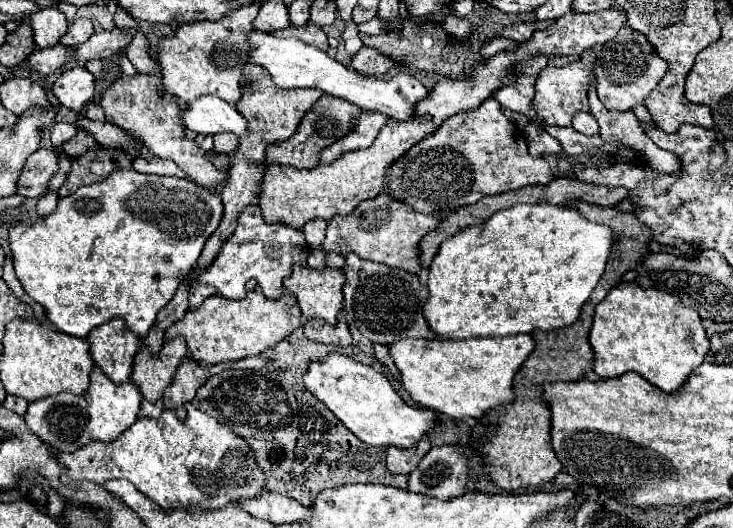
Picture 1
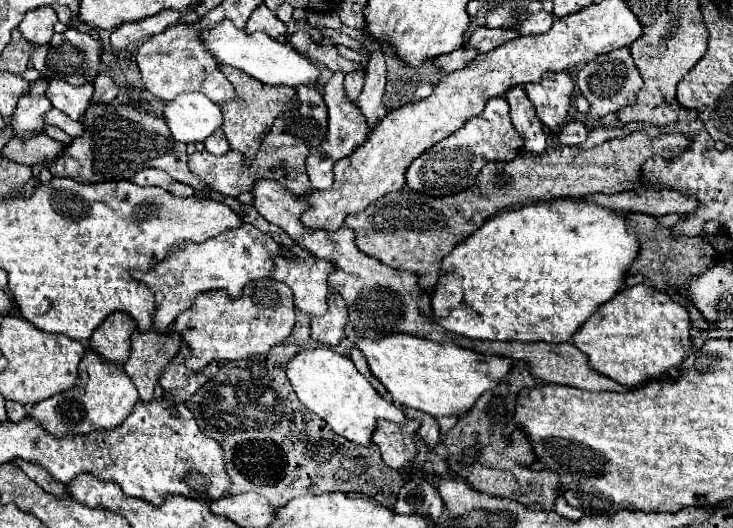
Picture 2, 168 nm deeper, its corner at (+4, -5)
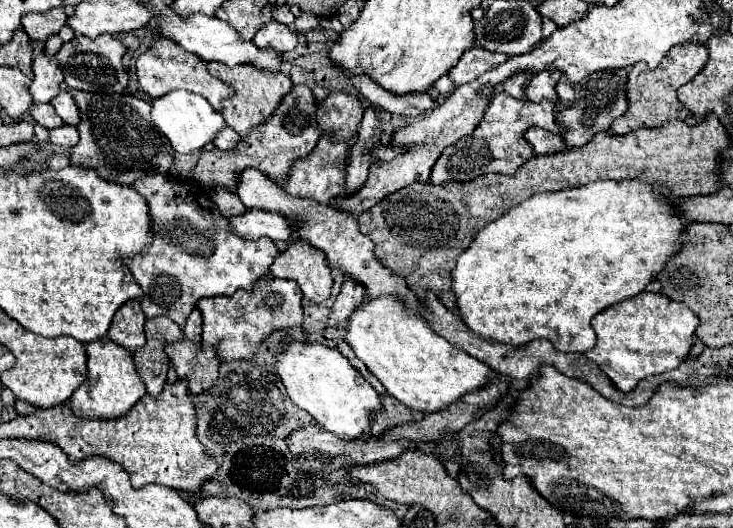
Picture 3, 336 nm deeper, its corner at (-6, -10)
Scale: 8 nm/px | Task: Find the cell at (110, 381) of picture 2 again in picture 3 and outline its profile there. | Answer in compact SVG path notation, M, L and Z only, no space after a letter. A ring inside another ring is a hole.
M109 338L89 342L85 344L85 350L89 358L89 374L87 380L73 392L67 406L75 416L83 420L115 420L125 416L137 404L137 400L145 396L145 386L133 368L131 352L117 346Z

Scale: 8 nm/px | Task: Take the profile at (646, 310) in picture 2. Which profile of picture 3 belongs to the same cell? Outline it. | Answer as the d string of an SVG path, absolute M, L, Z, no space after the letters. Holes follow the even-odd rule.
M641 292L617 306L611 306L609 310L599 312L591 326L597 334L597 344L587 350L585 356L599 364L621 392L629 392L635 390L639 380L673 370L687 358L699 318L681 302L673 302L663 294Z

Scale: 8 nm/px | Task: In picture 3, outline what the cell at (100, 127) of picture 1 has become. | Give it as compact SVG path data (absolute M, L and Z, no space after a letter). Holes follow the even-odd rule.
M39 104L39 106L33 106L31 108L31 116L47 130L53 130L53 128L61 128L65 126L63 118L59 118L59 114L55 112L55 108L51 104Z

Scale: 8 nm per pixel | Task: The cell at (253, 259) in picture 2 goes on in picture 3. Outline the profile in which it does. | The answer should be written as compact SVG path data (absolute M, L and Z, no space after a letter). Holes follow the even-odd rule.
M147 174L133 186L151 204L151 228L155 242L127 262L145 296L141 308L147 318L167 316L185 326L195 304L203 296L233 296L235 290L253 290L253 284L269 272L279 250L271 238L243 240L219 218L217 206L205 190L191 180L177 180L167 174Z

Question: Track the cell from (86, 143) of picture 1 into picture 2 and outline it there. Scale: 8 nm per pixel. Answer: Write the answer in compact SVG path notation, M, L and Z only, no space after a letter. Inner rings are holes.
M37 133L37 137L29 137L29 141L11 137L11 141L1 149L1 155L13 163L43 165L55 161L61 155L63 147L63 143L49 139L45 133Z

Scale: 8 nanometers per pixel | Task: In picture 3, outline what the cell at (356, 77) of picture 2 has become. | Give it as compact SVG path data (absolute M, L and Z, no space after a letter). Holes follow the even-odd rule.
M331 92L317 110L317 122L327 134L335 132L337 138L349 140L363 118L363 104L357 96L347 92Z

